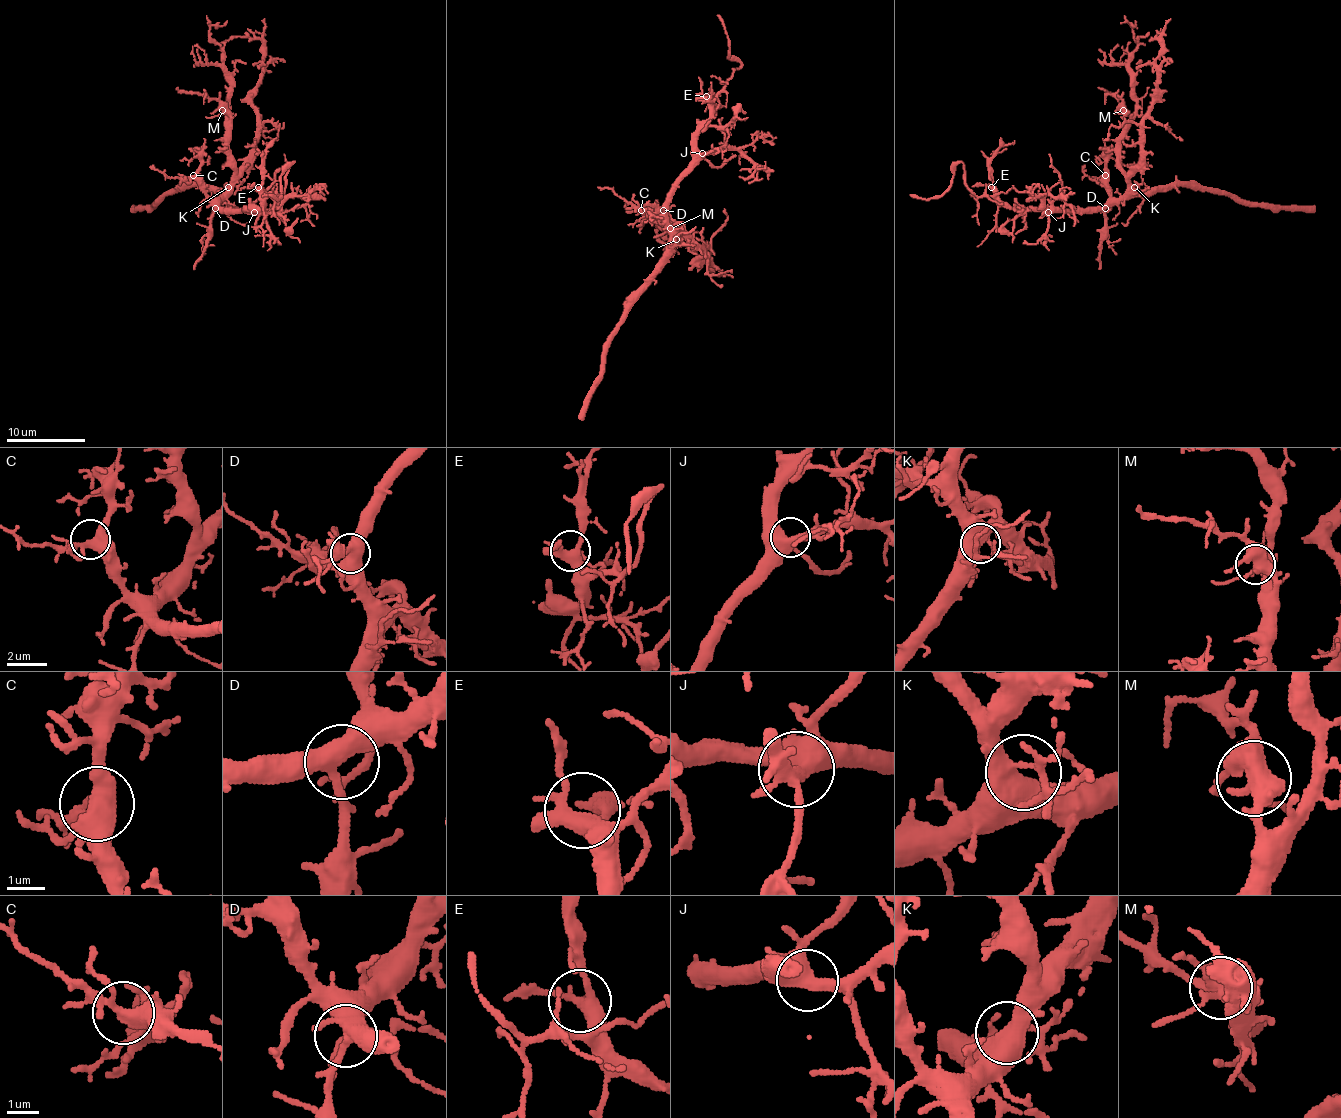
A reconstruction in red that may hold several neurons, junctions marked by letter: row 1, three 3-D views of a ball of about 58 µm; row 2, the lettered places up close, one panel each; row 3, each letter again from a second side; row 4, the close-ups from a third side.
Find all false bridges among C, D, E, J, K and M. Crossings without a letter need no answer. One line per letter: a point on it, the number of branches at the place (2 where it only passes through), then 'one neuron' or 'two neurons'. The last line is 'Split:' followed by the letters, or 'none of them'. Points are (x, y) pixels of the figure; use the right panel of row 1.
C: place (1105, 175); branches 5; one neuron
D: place (1105, 208); branches 4; one neuron
E: place (991, 187); branches 5; one neuron
J: place (1048, 212); branches 3; one neuron
K: place (1134, 187); branches 3; one neuron
M: place (1123, 110); branches 4; one neuron
Split: none of them

